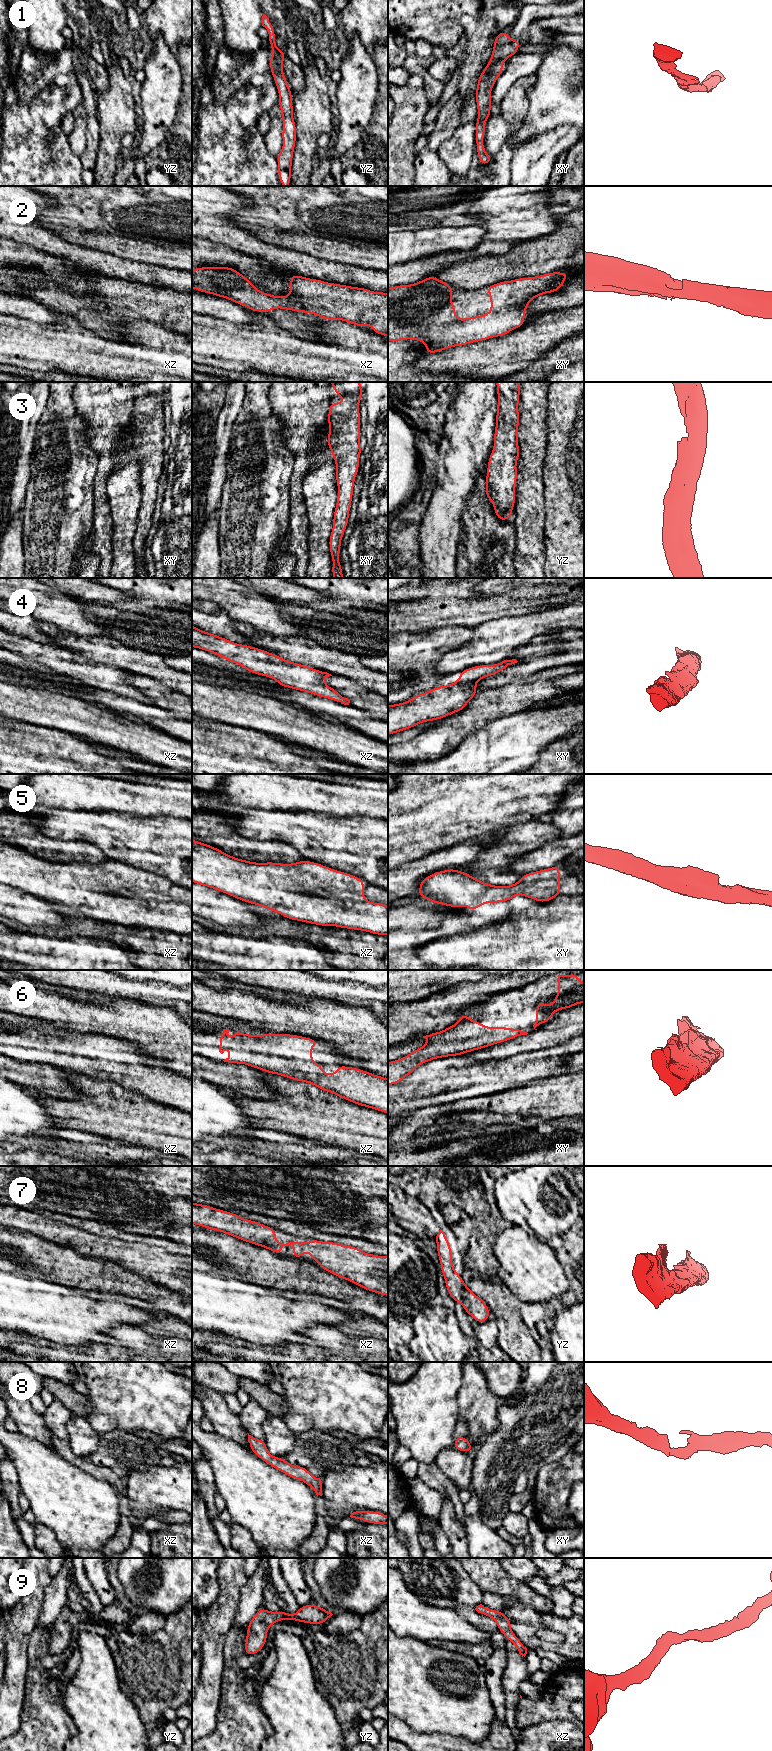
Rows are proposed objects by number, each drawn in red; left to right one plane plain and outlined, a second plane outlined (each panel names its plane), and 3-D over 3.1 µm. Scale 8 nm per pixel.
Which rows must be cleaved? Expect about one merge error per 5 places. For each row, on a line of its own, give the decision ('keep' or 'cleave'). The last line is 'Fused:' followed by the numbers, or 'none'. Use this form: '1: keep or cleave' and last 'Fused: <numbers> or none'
1: keep
2: keep
3: keep
4: keep
5: keep
6: keep
7: keep
8: keep
9: keep
Fused: none

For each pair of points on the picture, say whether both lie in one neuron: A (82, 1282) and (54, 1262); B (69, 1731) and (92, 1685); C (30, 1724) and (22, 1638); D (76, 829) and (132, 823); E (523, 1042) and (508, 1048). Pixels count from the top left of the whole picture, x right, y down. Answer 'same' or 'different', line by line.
A: same
B: different
C: different
D: same
E: same

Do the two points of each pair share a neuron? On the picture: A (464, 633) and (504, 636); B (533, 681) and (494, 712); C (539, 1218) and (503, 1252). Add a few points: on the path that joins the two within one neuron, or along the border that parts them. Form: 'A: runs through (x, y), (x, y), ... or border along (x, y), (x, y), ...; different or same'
A: border along (474, 630), (474, 635), (469, 640), (454, 647); different
B: border along (521, 682), (531, 688), (550, 689); different
C: border along (511, 1223), (519, 1225), (529, 1235), (545, 1241); different

